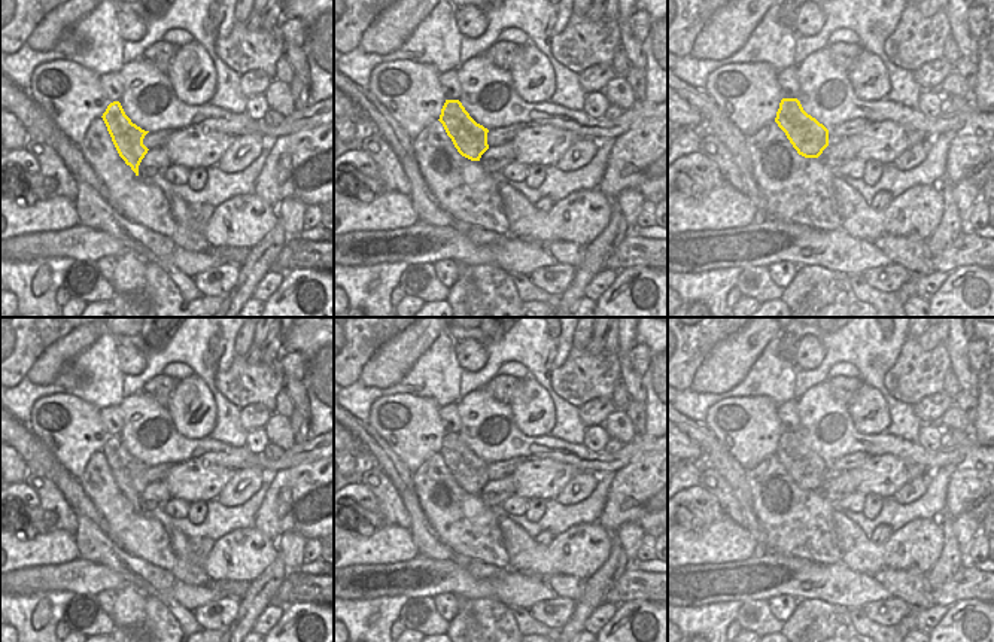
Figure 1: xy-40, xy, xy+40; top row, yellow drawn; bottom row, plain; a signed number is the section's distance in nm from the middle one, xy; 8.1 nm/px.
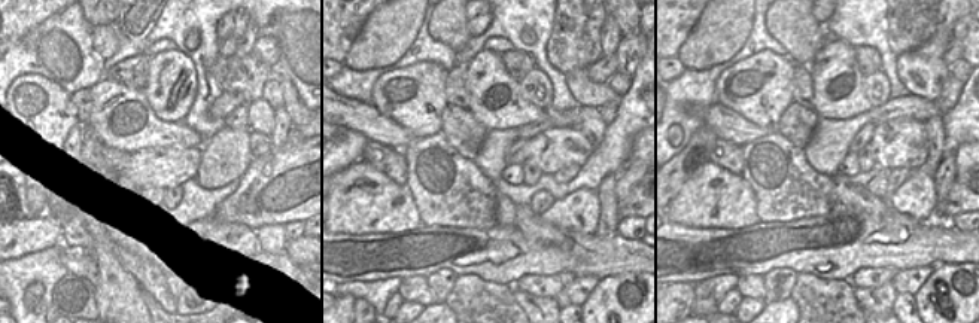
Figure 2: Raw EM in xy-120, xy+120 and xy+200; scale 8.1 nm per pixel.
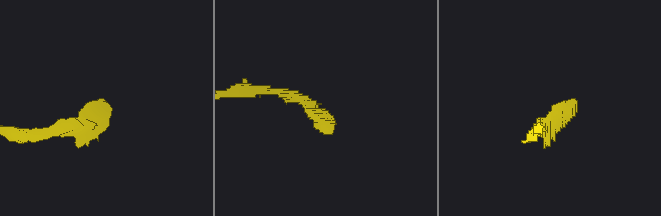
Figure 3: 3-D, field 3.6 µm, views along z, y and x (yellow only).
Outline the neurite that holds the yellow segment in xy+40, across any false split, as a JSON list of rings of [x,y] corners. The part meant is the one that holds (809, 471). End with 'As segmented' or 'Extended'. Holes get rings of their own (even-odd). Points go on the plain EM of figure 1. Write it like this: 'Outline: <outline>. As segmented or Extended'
Outline: [[[782,432],[775,456],[787,472],[805,492],[818,492],[829,478],[835,478],[849,469],[858,469],[870,456],[857,451],[827,463],[815,451],[808,448],[797,432]]]. Extended.

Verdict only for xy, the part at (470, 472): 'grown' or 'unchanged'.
grown

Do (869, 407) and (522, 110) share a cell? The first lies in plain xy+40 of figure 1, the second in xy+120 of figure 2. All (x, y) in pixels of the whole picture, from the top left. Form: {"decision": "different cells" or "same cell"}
{"decision": "different cells"}

